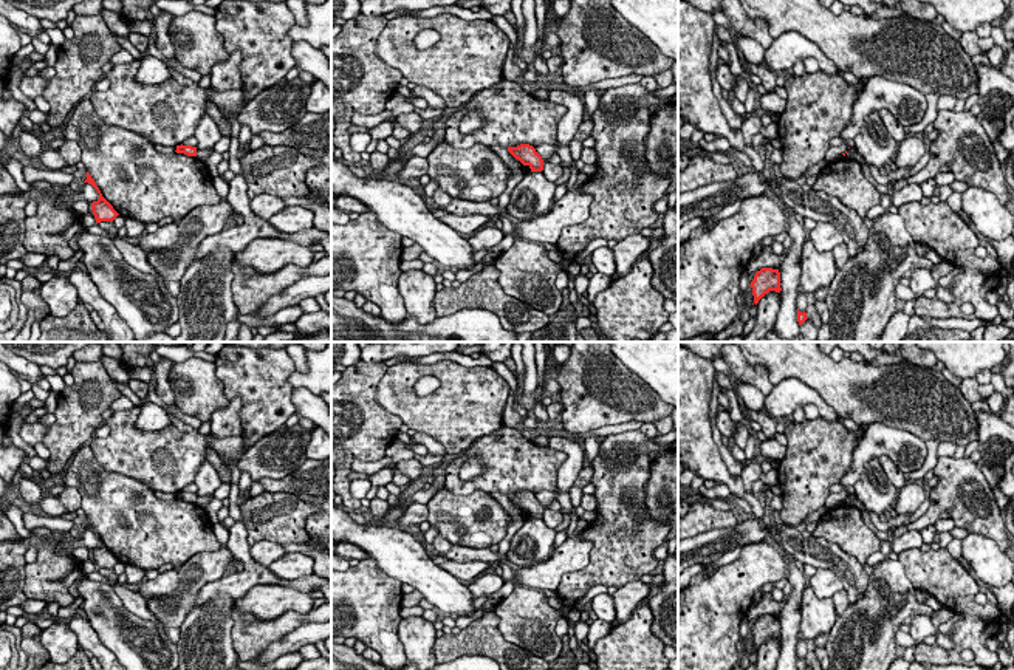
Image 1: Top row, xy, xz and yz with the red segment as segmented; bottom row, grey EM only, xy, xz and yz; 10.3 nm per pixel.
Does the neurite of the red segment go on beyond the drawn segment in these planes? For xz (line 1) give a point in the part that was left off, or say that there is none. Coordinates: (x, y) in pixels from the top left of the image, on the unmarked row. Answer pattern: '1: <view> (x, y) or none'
1: none

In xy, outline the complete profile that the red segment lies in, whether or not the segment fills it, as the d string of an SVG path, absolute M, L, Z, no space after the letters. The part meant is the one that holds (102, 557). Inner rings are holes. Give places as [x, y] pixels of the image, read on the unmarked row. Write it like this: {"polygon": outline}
{"polygon": "M87 518L87 526L84 529L91 531L98 540L99 546L91 549L91 557L96 565L96 569L101 568L113 568L119 560L113 555L113 552L102 543L99 534L96 532L94 526L91 521Z"}

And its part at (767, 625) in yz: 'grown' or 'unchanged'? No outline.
unchanged

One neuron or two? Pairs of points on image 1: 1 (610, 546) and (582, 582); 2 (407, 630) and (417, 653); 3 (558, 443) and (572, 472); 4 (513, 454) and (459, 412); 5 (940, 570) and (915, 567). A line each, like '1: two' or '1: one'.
1: one
2: one
3: one
4: two
5: one

